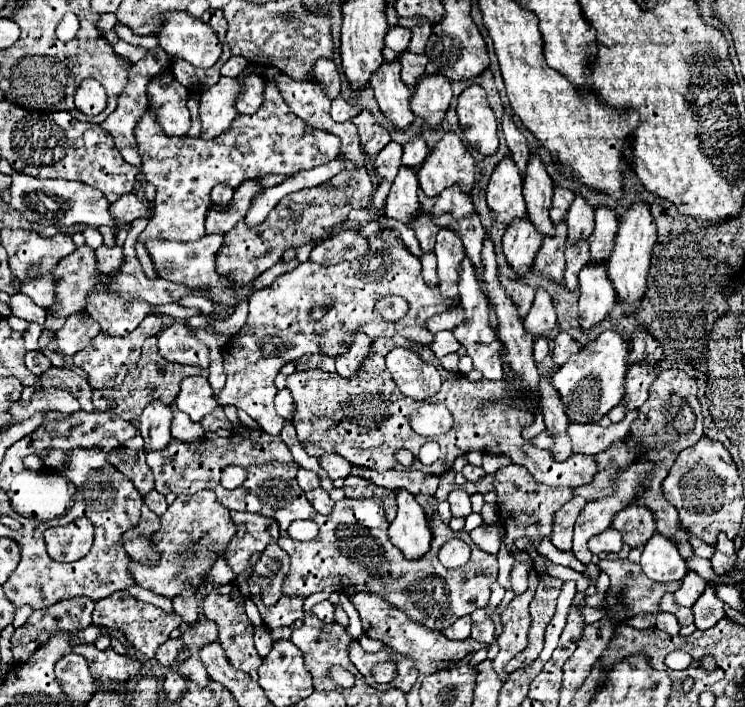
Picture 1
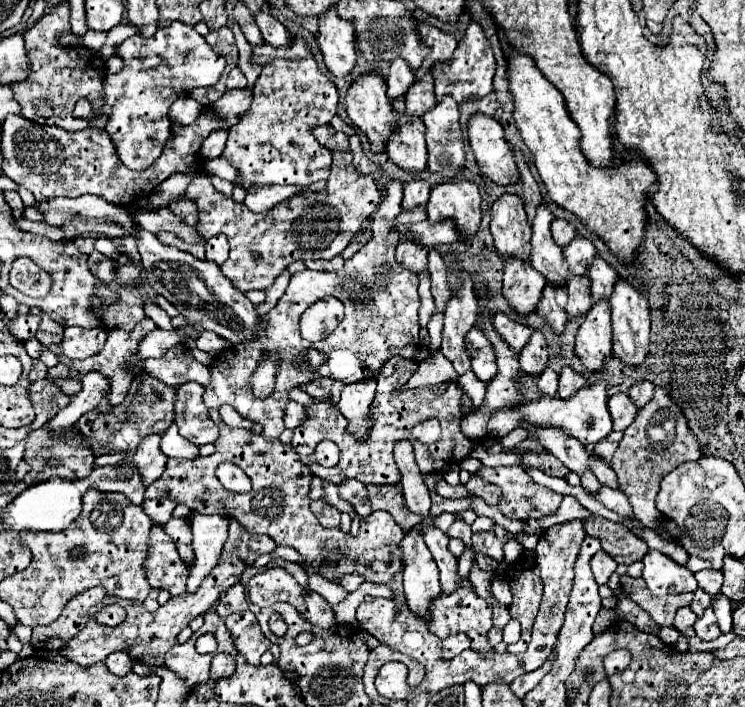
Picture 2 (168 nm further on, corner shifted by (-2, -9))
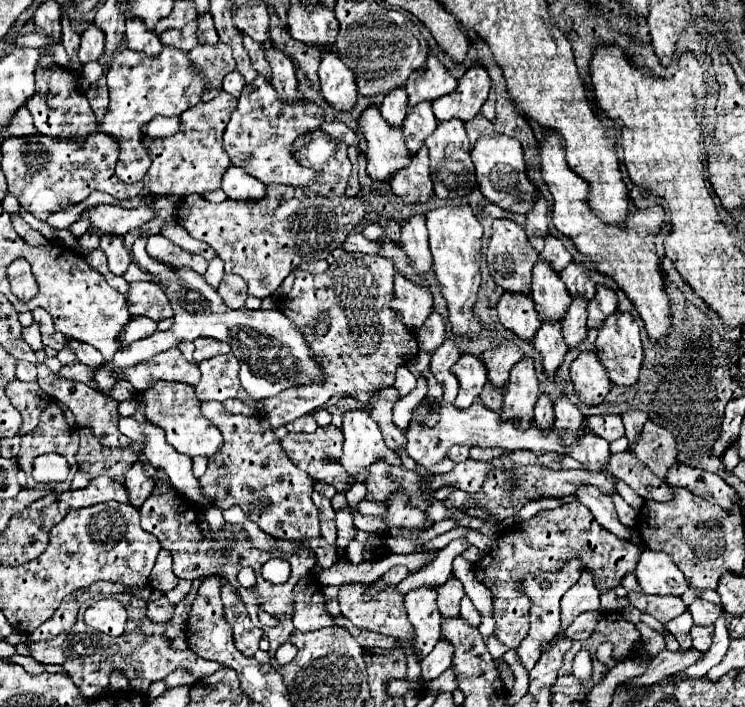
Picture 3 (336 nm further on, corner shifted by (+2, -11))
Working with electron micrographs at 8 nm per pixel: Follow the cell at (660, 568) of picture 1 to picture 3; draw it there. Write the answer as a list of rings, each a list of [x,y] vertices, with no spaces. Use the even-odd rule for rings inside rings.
[[[645,549],[635,567],[635,575],[643,593],[649,595],[683,595],[689,589],[681,569],[663,551]]]

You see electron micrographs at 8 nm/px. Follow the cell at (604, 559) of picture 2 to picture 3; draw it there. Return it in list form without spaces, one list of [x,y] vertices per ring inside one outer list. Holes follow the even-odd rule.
[[[583,569],[577,585],[573,585],[561,599],[561,629],[569,627],[577,615],[599,609],[599,595],[601,593],[595,585],[593,573],[589,569]]]

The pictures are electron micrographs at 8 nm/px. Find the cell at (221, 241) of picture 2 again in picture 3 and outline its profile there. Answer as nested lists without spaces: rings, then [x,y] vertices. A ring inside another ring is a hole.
[[[215,257],[215,259],[209,261],[209,267],[207,267],[207,273],[205,273],[205,279],[207,279],[207,283],[209,283],[211,287],[217,289],[219,281],[223,279],[223,261],[221,261],[219,257]]]

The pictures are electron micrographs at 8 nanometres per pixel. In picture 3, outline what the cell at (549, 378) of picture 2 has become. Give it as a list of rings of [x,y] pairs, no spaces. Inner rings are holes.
[[[541,393],[537,399],[535,423],[539,423],[539,427],[553,427],[553,401],[547,393]]]

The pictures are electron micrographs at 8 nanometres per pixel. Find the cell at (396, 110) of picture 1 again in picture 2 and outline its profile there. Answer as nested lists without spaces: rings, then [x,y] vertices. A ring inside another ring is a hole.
[[[393,101],[393,109],[399,115],[397,129],[387,143],[387,155],[395,165],[407,173],[419,173],[427,169],[425,125],[421,119],[405,119],[405,101]]]

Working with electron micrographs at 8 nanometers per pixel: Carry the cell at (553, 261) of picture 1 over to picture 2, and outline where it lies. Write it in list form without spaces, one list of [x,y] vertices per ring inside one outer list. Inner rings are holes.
[[[547,285],[543,291],[543,299],[537,307],[537,313],[547,319],[547,325],[555,331],[555,335],[563,333],[565,323],[569,319],[565,305],[567,305],[567,289],[565,287],[557,289],[557,287]]]

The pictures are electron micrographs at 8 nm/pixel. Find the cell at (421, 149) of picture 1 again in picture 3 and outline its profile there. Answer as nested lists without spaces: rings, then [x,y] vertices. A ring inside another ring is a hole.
[[[411,215],[403,221],[399,221],[399,225],[401,225],[401,247],[411,257],[413,269],[417,273],[427,273],[431,269],[433,261],[431,261],[431,251],[429,251],[429,243],[427,243],[425,217]]]

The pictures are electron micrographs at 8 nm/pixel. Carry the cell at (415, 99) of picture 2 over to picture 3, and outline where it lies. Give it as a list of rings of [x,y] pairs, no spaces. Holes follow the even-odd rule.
[[[423,101],[415,107],[409,107],[409,113],[403,121],[403,135],[405,135],[405,143],[409,147],[411,153],[415,153],[427,135],[431,135],[431,131],[435,129],[435,115],[431,111],[431,103]]]

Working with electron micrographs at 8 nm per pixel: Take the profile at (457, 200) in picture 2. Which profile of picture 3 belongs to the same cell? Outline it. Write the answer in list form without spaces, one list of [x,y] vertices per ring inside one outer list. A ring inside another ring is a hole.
[[[469,203],[465,205],[443,205],[437,209],[431,209],[427,215],[427,229],[429,229],[429,249],[433,253],[433,267],[437,273],[437,281],[441,287],[443,297],[447,299],[447,307],[449,307],[449,323],[453,333],[463,335],[467,333],[469,337],[477,335],[481,331],[479,319],[473,315],[473,305],[477,299],[477,289],[481,283],[481,273],[479,273],[479,257],[481,257],[481,237],[483,237],[483,227],[479,225],[477,217],[473,215],[473,209]]]

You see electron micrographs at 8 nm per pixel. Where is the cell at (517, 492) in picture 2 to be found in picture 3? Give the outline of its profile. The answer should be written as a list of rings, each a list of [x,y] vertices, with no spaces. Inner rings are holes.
[[[467,459],[463,463],[457,463],[453,471],[443,473],[443,475],[427,475],[425,481],[429,483],[429,489],[439,489],[443,485],[457,485],[459,489],[467,493],[477,493],[481,490],[487,473],[489,473],[491,463]]]

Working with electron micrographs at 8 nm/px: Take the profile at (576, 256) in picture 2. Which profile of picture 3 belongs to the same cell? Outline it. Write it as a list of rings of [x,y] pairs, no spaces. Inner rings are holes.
[[[569,263],[559,275],[571,295],[583,295],[585,299],[593,299],[595,283],[589,279],[589,273],[583,263]]]

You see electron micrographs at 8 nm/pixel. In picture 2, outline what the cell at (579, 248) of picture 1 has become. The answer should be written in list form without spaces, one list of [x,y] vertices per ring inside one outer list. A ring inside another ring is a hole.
[[[571,277],[567,281],[567,293],[569,293],[569,303],[567,303],[567,313],[569,317],[579,317],[585,315],[593,301],[589,293],[589,277]]]

